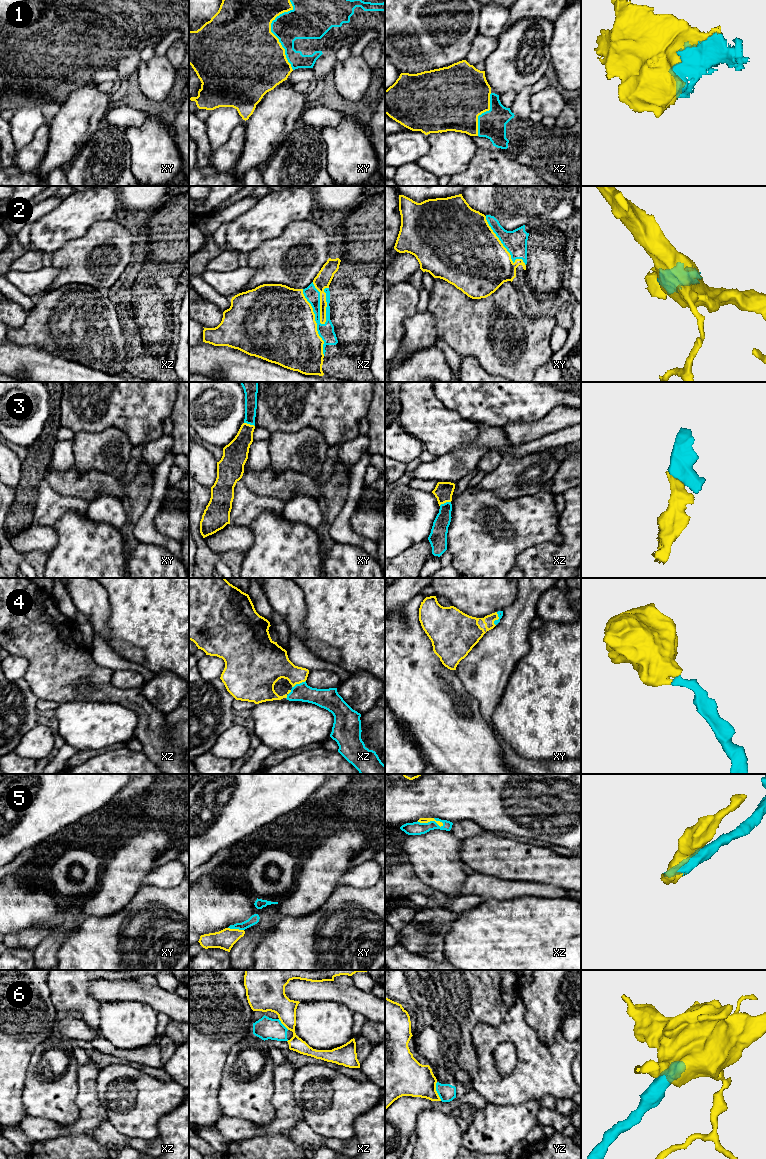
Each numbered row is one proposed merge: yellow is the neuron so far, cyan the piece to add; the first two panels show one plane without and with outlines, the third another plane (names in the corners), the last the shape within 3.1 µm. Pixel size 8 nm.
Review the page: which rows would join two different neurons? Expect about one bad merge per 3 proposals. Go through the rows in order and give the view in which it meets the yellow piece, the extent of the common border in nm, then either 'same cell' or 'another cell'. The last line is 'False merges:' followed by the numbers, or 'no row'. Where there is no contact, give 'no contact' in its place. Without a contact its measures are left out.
1: contact in xy; length 550 nm; same cell
2: contact in xz; length 360 nm; another cell
3: contact in xz; length 100 nm; same cell
4: contact in xy; length 110 nm; same cell
5: contact in xz; length 220 nm; same cell
6: contact in yz; length 160 nm; another cell
False merges: 2, 6

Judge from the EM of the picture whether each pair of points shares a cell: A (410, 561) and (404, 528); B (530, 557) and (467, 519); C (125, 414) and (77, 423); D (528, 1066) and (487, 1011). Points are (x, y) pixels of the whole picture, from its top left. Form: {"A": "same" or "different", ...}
{"A": "different", "B": "different", "C": "same", "D": "different"}

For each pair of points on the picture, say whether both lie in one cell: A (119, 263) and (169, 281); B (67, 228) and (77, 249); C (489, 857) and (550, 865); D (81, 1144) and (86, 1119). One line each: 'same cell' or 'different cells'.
A: different cells
B: different cells
C: same cell
D: same cell

